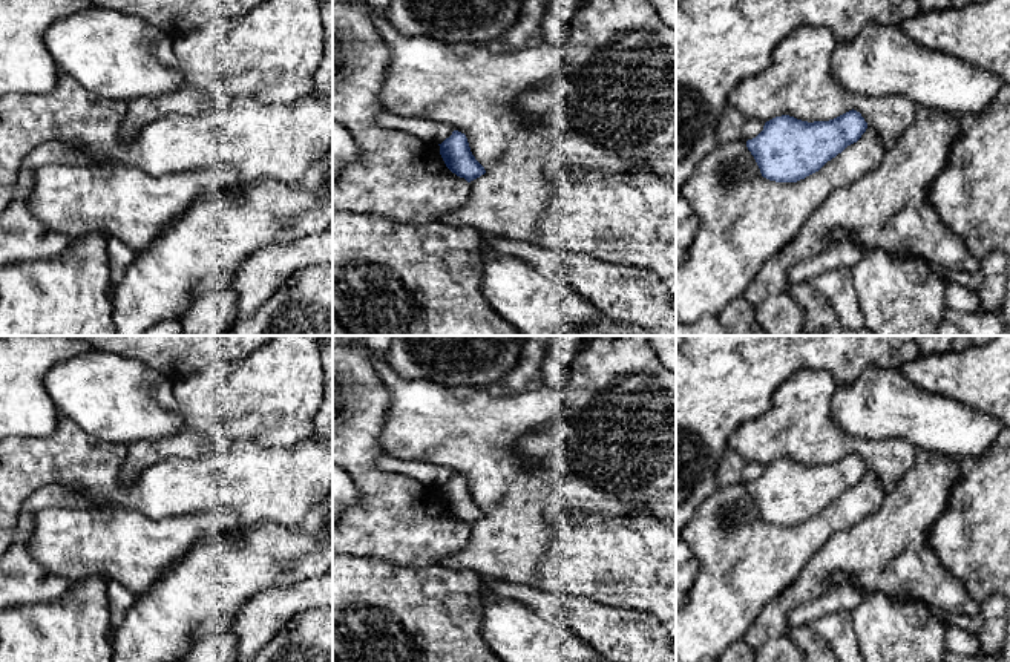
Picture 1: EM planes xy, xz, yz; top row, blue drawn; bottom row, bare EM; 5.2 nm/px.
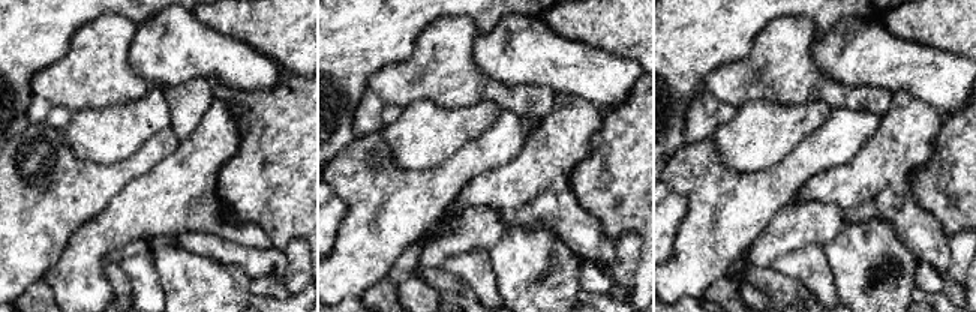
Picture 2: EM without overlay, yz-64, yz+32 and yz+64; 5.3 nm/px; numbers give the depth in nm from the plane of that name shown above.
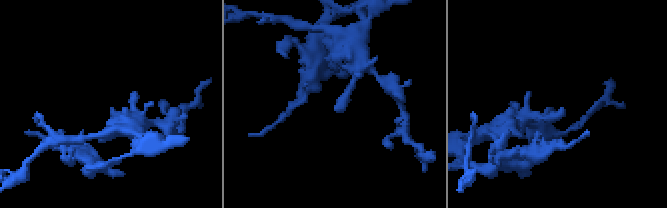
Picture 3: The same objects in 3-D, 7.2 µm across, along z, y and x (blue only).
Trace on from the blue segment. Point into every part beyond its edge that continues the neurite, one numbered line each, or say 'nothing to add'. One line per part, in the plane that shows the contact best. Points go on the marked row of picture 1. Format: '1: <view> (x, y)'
nothing to add

